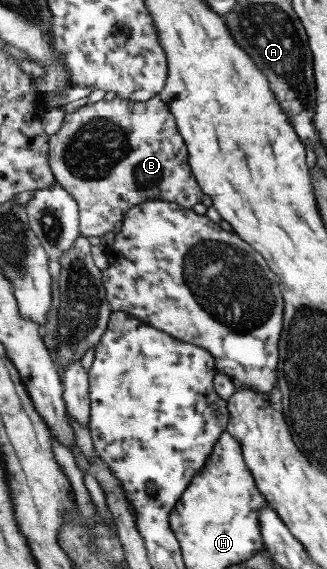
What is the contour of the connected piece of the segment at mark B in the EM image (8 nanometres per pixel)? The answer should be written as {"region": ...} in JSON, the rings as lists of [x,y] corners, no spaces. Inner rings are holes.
{"region":[[[154,95],[152,98],[142,102],[126,101],[115,96],[110,101],[104,101],[102,99],[101,101],[94,103],[86,103],[74,110],[74,112],[65,113],[60,128],[48,137],[47,145],[47,159],[49,169],[53,174],[53,180],[55,180],[55,182],[57,182],[66,192],[68,192],[68,194],[70,194],[70,196],[74,198],[76,207],[78,207],[79,236],[82,236],[84,239],[90,237],[98,238],[106,232],[112,232],[114,234],[120,232],[124,214],[130,208],[146,201],[175,202],[176,205],[184,209],[191,209],[194,204],[198,204],[202,200],[203,192],[197,185],[195,178],[192,176],[190,167],[188,166],[188,154],[182,137],[179,135],[178,129],[176,128],[174,117],[168,110],[166,103],[163,103],[162,100],[159,99],[159,95]]]}

